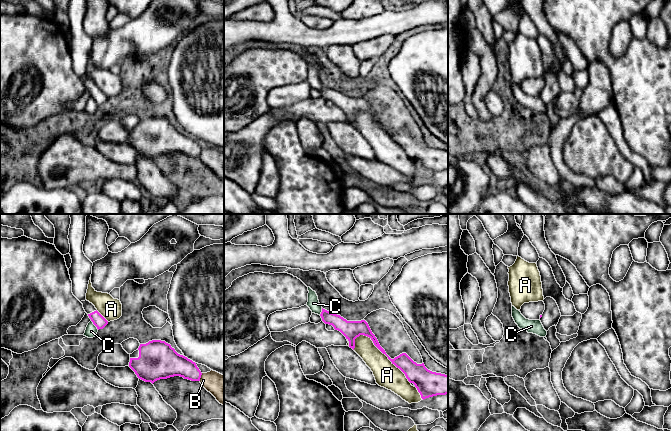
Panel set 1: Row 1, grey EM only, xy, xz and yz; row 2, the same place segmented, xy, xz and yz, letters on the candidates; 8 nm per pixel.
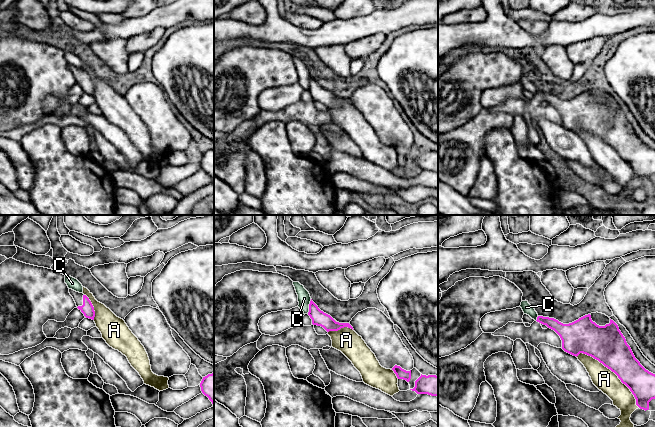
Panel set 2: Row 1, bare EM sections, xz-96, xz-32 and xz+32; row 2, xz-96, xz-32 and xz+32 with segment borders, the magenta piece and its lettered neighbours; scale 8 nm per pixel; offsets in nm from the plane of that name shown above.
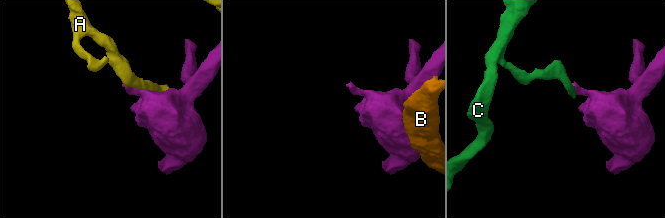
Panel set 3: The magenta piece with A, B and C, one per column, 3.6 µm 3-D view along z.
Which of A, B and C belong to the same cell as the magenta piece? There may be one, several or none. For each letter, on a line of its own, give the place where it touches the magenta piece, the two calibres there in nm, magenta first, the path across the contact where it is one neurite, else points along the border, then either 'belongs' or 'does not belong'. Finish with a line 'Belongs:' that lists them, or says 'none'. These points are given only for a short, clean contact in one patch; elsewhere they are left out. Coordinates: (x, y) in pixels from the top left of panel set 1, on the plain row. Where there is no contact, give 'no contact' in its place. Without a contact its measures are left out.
A: contact xz (383, 129); calibres 130 and 200 nm; does not belong
B: contact xy (200, 153); calibres 190 and 200 nm; does not belong
C: contact xy (94, 100); calibres 100 and 100 nm; border xy (91, 96), (98, 105); does not belong
Belongs: none

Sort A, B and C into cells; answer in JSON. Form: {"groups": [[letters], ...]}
{"groups": [["A"], ["B"], ["C"]]}

